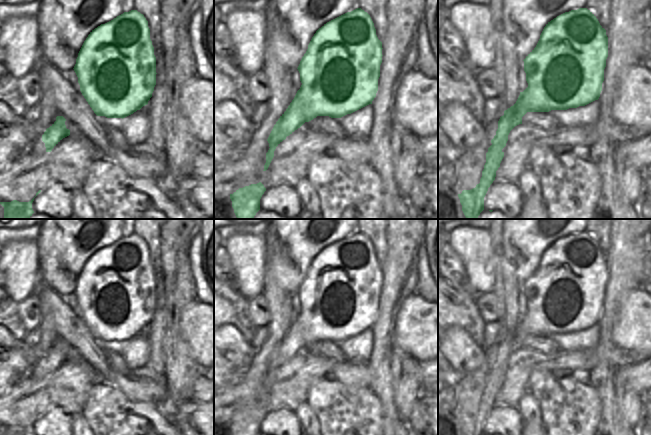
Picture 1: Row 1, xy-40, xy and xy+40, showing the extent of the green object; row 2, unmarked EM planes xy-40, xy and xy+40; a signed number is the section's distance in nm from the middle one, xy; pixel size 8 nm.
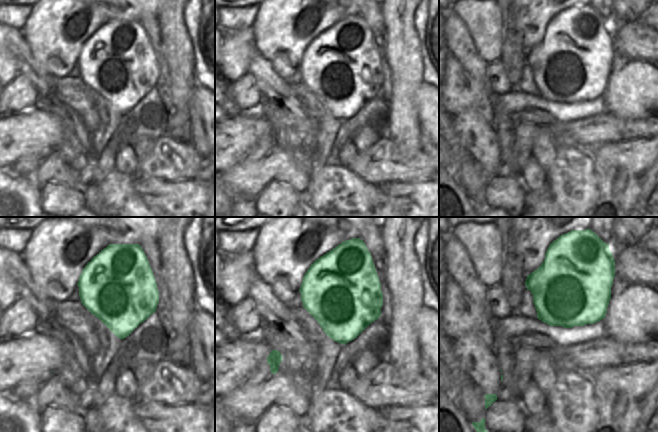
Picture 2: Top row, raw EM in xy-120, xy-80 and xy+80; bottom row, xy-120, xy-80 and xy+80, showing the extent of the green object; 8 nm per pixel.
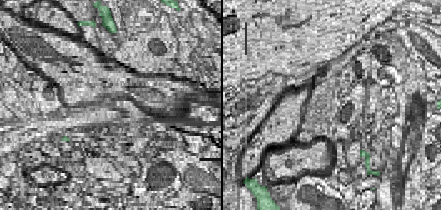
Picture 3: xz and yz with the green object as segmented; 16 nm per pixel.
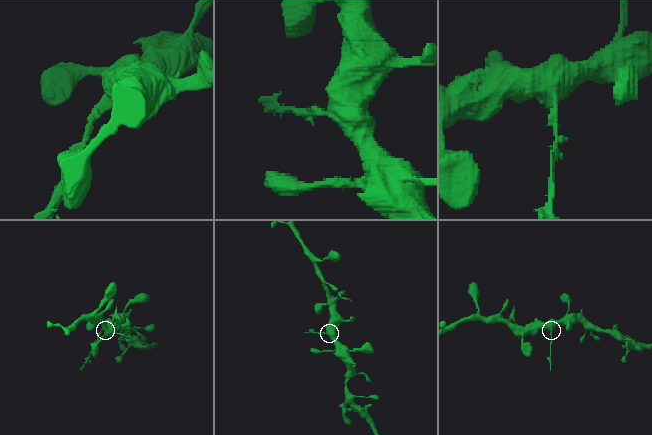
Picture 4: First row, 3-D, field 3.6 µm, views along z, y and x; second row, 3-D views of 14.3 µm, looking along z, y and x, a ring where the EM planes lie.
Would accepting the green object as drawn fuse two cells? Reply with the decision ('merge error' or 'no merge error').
merge error

